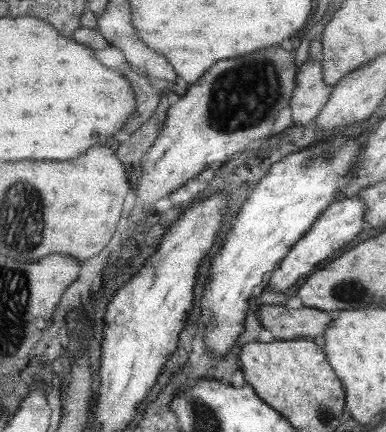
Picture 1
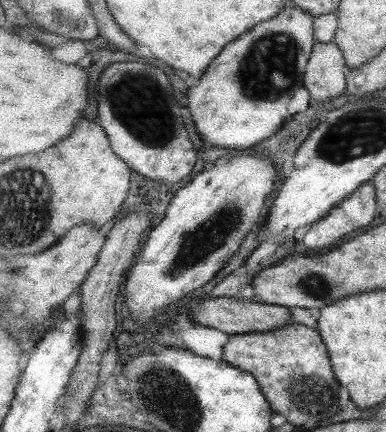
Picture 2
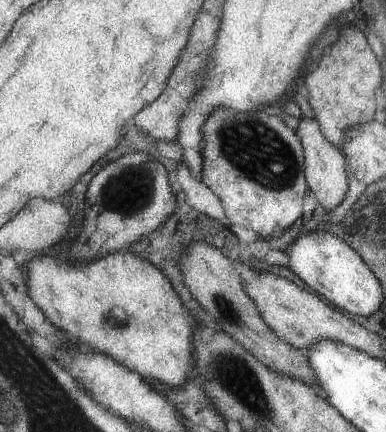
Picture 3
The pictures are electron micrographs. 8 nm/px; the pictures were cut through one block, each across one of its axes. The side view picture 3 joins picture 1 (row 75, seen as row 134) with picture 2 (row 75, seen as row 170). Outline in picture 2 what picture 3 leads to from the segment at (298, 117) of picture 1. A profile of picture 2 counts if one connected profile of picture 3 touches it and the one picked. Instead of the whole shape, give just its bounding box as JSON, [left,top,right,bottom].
[305,42,349,102]

